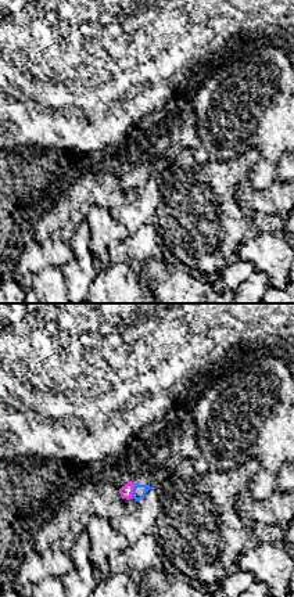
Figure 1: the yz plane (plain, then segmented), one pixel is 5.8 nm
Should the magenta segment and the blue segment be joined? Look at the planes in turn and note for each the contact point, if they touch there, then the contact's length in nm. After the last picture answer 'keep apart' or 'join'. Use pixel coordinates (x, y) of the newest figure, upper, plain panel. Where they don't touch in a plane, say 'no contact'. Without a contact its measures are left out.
meets magenta at (132, 180); contact 90 nm long

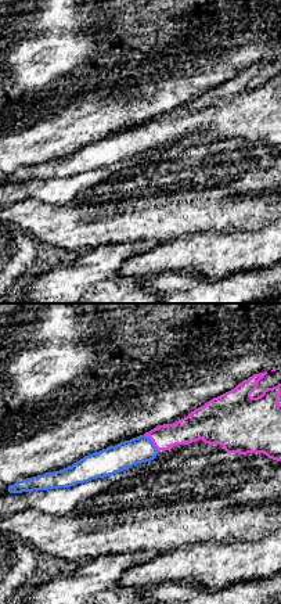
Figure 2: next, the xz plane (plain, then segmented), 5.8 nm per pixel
meets magenta at (152, 132); contact 130 nm long

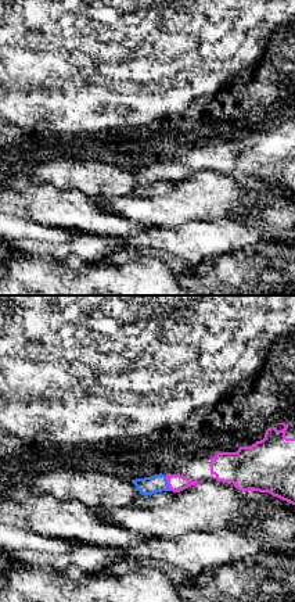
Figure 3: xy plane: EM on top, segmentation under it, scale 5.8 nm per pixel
meets magenta at (168, 172); contact 90 nm long

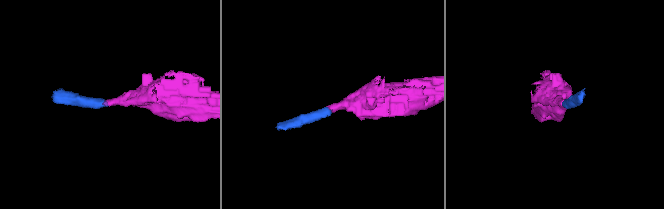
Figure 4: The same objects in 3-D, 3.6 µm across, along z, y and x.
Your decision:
join

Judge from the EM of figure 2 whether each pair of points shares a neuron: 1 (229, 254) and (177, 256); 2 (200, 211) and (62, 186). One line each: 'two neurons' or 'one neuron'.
1: one neuron
2: two neurons

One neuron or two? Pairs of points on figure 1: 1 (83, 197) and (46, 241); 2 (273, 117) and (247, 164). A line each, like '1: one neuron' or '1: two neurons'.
1: one neuron
2: two neurons

